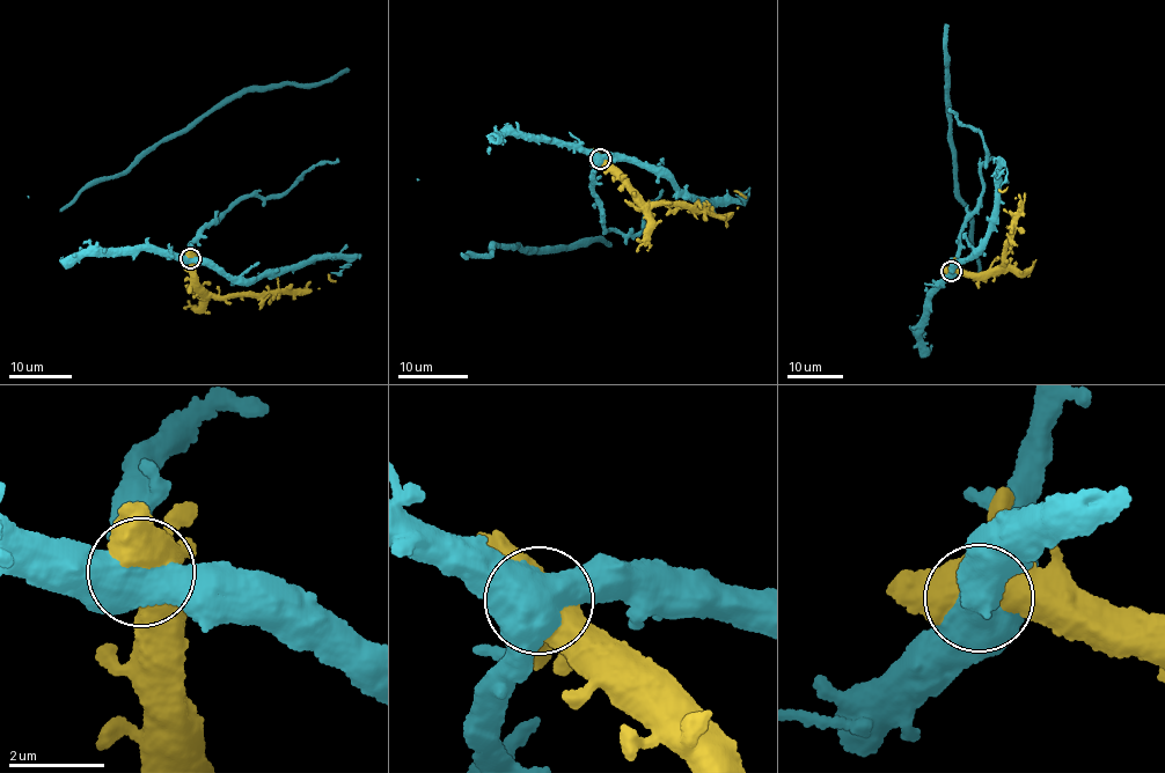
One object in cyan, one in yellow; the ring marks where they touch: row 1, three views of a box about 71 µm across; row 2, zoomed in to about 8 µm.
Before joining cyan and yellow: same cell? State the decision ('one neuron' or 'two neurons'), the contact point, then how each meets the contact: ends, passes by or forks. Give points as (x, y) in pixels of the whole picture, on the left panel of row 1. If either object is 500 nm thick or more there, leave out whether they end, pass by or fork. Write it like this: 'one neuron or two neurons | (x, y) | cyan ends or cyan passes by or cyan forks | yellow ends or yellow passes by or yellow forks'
two neurons | (190, 258)

